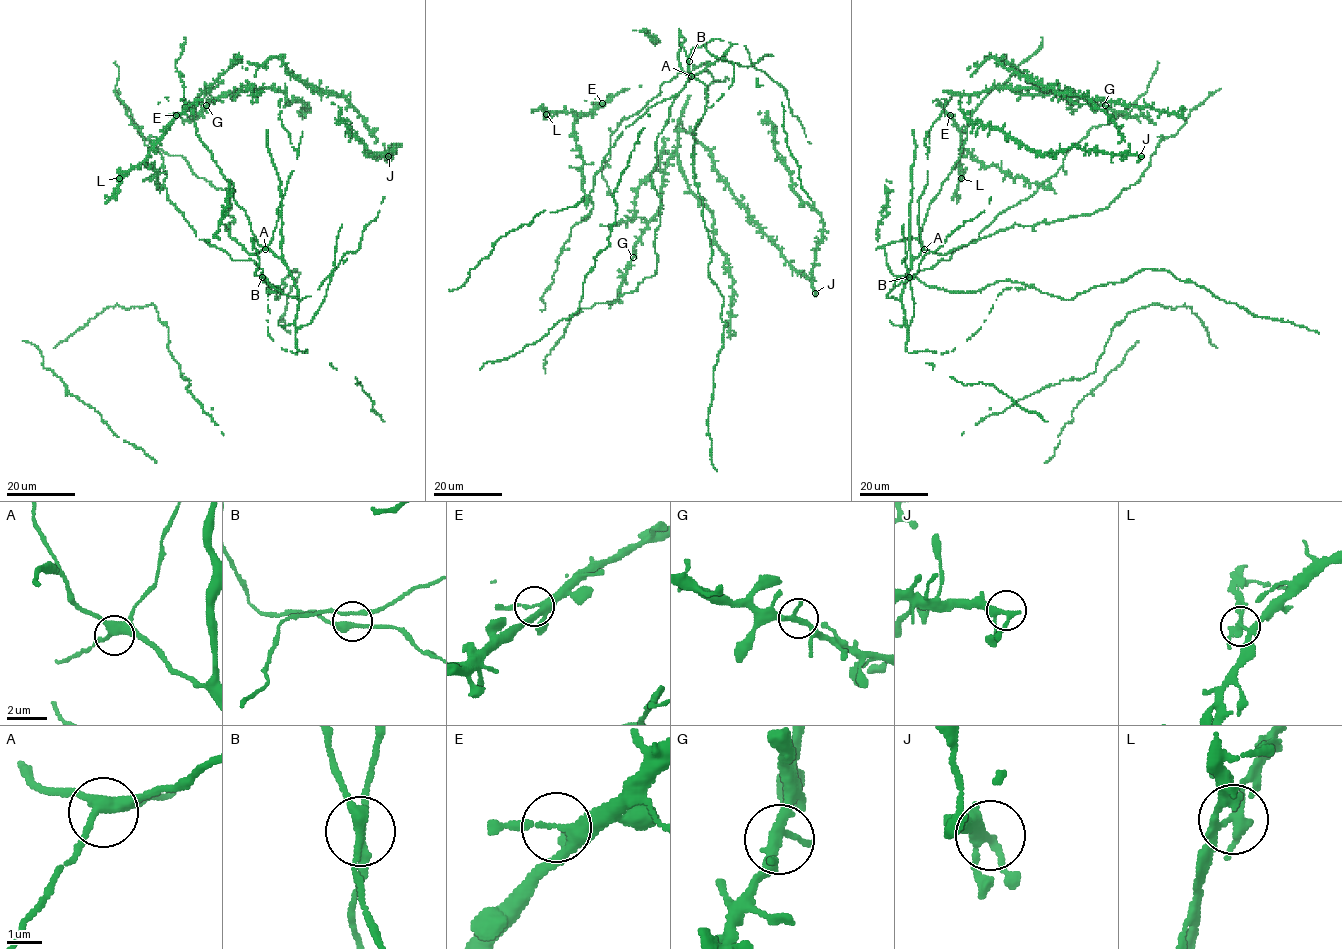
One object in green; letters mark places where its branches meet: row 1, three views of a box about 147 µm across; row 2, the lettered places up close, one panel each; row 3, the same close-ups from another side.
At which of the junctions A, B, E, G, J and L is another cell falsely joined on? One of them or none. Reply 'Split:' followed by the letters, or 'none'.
Split: L

